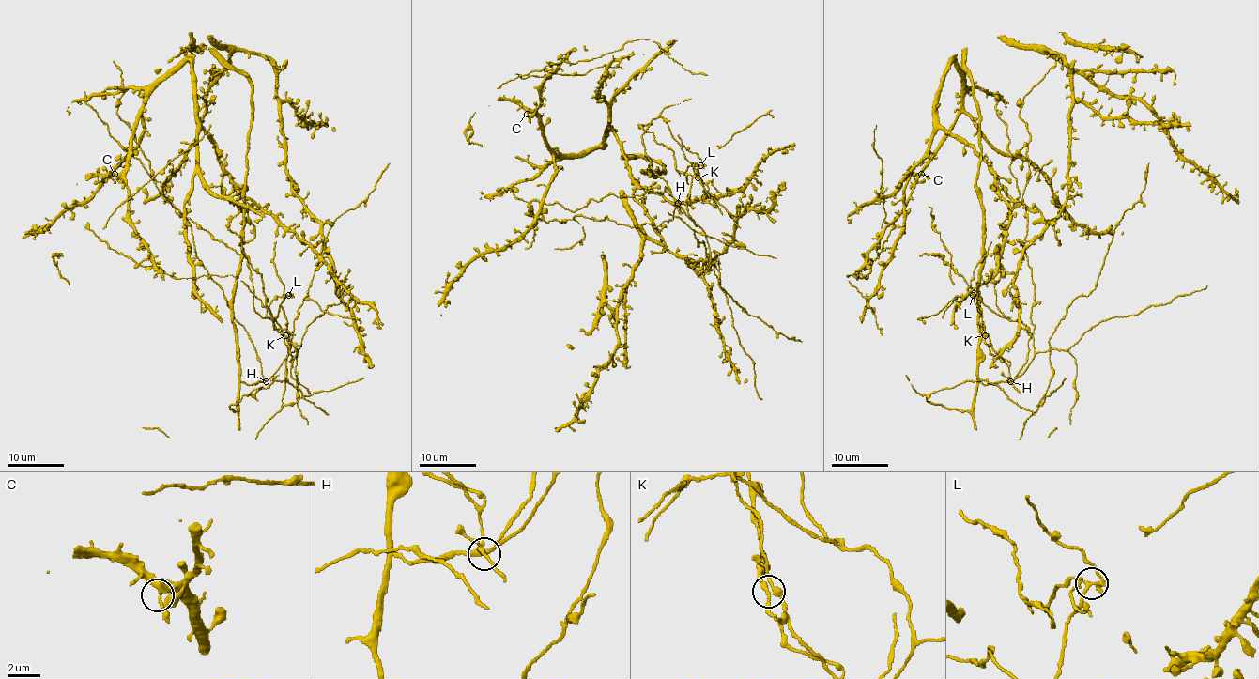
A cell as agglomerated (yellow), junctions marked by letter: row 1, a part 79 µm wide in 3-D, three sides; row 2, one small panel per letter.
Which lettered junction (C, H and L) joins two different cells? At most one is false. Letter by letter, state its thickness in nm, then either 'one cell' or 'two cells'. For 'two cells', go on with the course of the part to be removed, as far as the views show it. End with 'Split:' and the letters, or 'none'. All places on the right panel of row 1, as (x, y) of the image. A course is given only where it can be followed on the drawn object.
C: 280 nm thick; one cell
H: 260 nm thick; one cell
L: 260 nm thick; two cells; foreign part runs (972, 296), (982, 311), (985, 336), (977, 294), (952, 267), (951, 254), (933, 227), (928, 207)
Split: L

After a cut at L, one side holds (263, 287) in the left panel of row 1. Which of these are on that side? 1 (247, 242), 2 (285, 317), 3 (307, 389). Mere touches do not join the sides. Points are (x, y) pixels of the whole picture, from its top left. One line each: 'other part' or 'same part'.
1: other part
2: same part
3: same part

